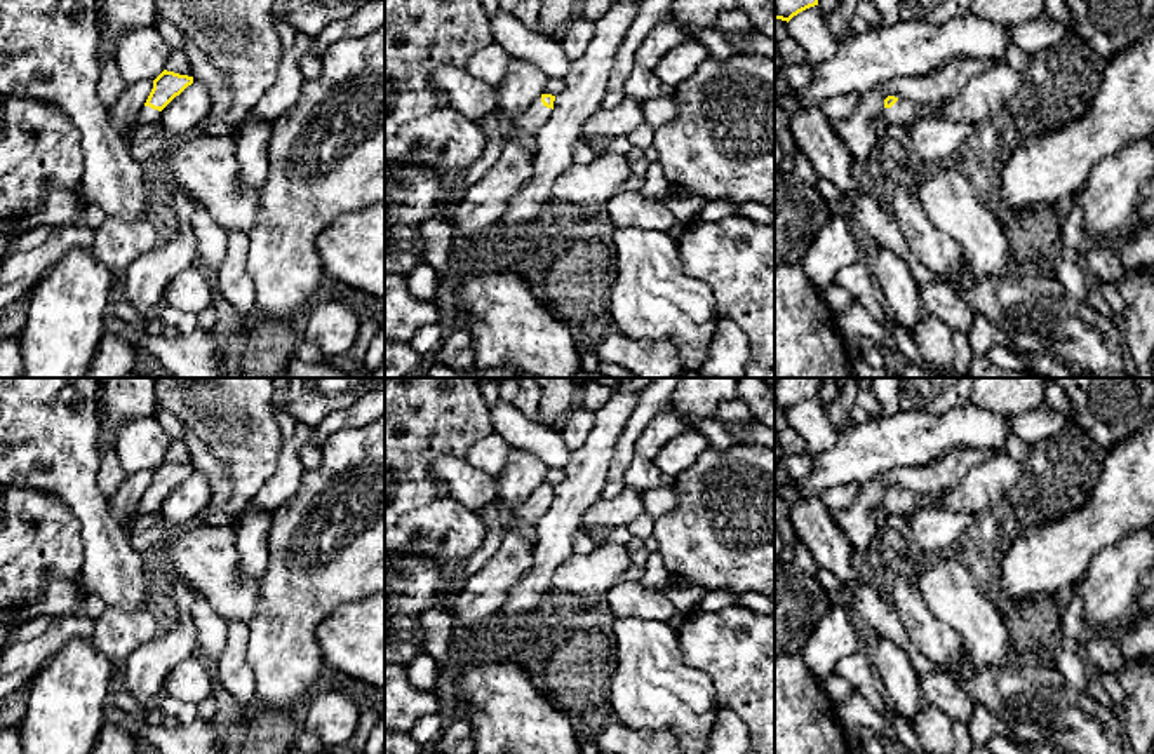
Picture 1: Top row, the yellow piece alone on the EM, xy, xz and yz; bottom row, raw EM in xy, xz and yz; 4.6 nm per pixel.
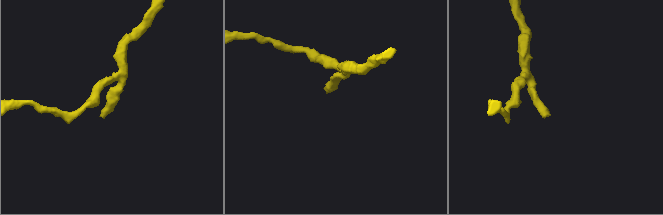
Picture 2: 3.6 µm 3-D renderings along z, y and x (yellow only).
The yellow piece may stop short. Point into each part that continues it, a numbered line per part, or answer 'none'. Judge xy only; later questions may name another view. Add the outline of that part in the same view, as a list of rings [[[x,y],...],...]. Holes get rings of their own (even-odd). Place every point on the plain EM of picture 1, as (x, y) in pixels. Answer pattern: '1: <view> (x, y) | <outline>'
1: xy (147, 505) | [[[143,496],[143,498],[139,500],[139,505],[138,505],[138,517],[136,517],[134,521],[124,524],[122,528],[124,528],[125,531],[129,531],[141,515],[146,515],[146,514],[151,514],[151,512],[160,510],[160,505],[162,505],[162,502],[153,500],[153,498],[150,498],[150,496]]]

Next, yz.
1: yz (902, 502) | [[[898,489],[891,498],[884,498],[888,514],[903,515],[907,521],[917,512],[916,495],[907,489]]]

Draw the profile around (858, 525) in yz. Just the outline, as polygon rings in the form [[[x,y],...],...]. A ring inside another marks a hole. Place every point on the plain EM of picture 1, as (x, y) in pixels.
[[[954,448],[931,465],[893,468],[876,481],[860,484],[853,503],[844,510],[829,510],[830,517],[855,550],[867,552],[877,535],[874,508],[884,505],[888,486],[936,498],[959,484],[973,467],[992,460],[999,453]]]

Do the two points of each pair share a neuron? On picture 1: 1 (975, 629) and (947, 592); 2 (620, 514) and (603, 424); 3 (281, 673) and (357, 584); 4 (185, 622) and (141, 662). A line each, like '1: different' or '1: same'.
1: same
2: different
3: same
4: same

